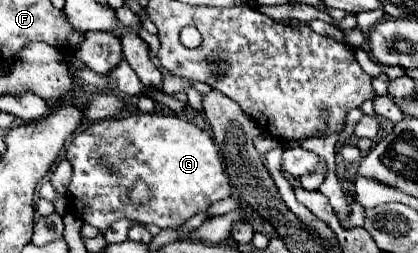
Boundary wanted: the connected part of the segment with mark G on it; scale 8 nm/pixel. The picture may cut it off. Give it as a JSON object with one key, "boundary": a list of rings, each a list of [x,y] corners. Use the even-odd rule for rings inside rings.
{"boundary":[[[135,114],[119,120],[93,122],[73,138],[65,158],[73,166],[67,188],[69,208],[81,222],[95,226],[99,232],[105,232],[121,218],[145,226],[155,224],[159,228],[173,228],[187,222],[191,216],[205,212],[213,202],[231,196],[229,176],[225,174],[213,138],[177,116]],[[101,136],[105,136],[109,144],[97,146]],[[138,179],[153,184],[153,202],[145,208],[125,206],[125,201],[131,201],[127,188]]]}

